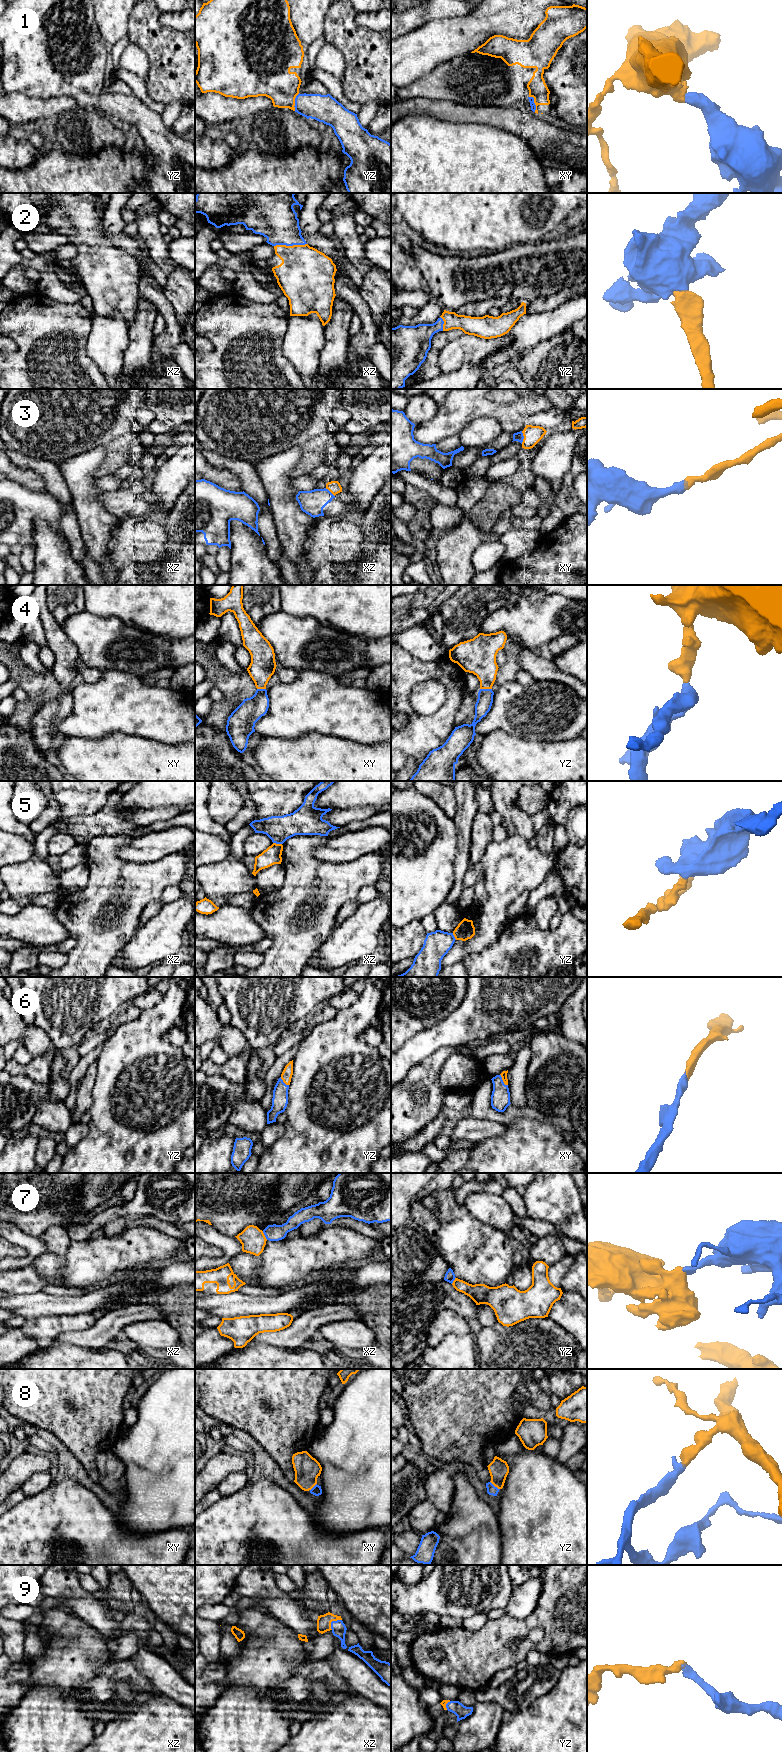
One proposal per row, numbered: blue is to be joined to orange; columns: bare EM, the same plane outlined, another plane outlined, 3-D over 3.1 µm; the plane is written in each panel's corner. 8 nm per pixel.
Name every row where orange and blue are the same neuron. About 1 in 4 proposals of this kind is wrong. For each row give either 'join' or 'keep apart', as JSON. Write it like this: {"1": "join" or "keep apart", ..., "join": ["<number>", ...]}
{"1": "join", "2": "join", "3": "keep apart", "4": "join", "5": "keep apart", "6": "join", "7": "keep apart", "8": "join", "9": "join", "join": ["1", "2", "4", "6", "8", "9"]}

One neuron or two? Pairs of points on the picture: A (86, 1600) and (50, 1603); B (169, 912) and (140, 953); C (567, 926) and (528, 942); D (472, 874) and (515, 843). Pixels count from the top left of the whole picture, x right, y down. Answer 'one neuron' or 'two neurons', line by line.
A: two neurons
B: one neuron
C: one neuron
D: two neurons

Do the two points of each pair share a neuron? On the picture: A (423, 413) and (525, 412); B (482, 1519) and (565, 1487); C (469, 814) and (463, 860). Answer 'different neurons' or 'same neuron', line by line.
A: different neurons
B: different neurons
C: same neuron

